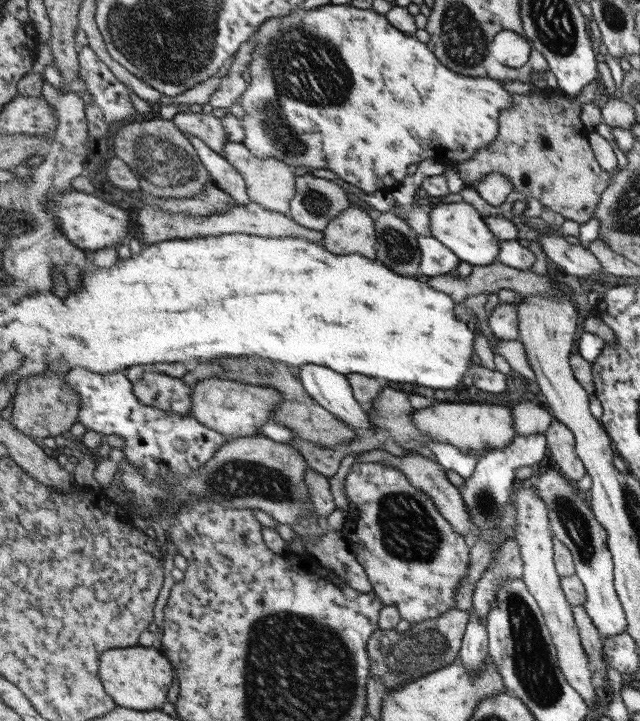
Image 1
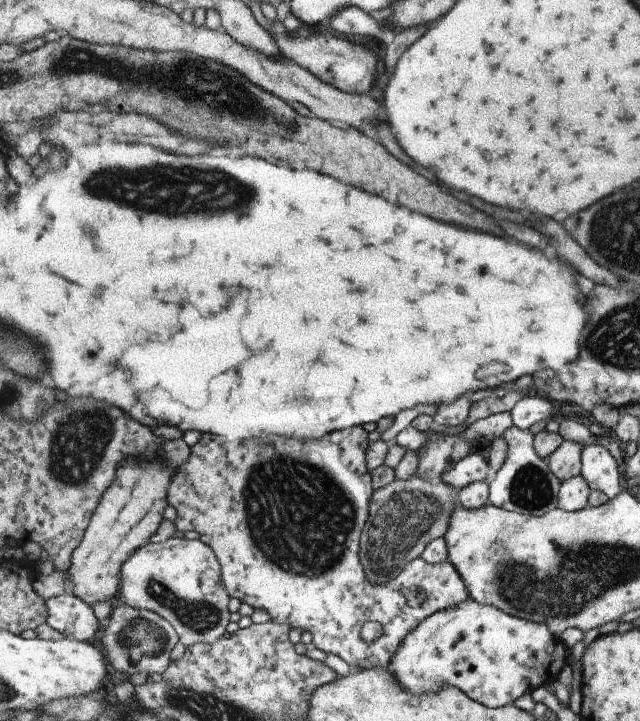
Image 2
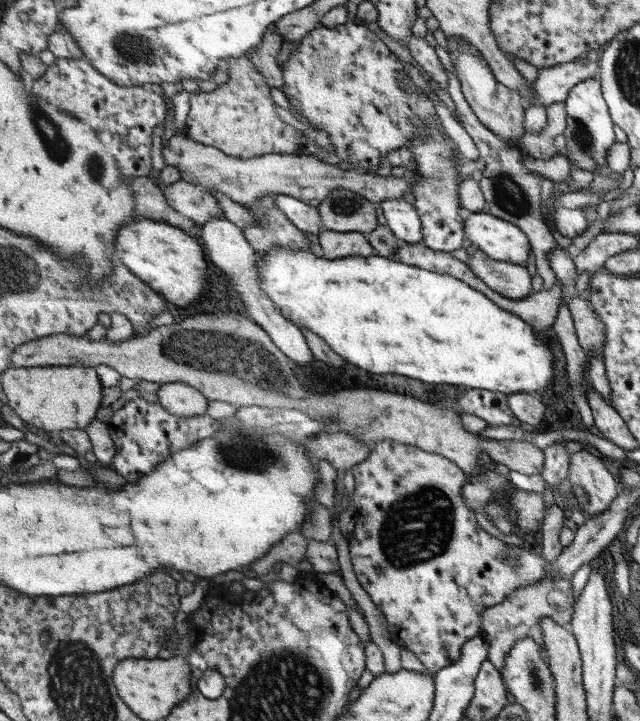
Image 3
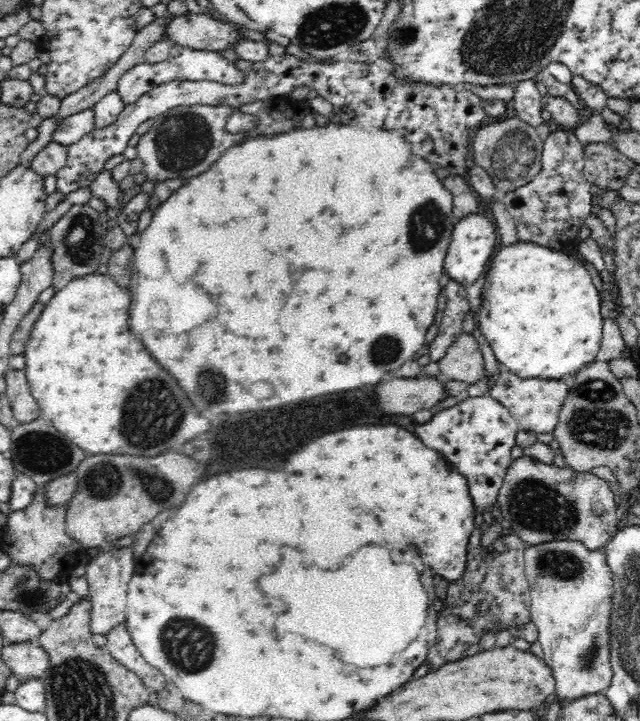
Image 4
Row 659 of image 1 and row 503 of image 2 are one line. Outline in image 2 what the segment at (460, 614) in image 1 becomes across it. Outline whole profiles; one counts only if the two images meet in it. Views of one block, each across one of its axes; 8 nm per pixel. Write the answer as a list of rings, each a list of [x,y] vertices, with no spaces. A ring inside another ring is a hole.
[[[415,476],[407,482],[395,480],[373,492],[371,516],[369,516],[369,524],[363,530],[363,542],[361,542],[361,562],[365,566],[365,572],[369,574],[369,580],[373,580],[375,584],[385,584],[387,580],[399,576],[407,564],[415,562],[417,558],[423,558],[425,548],[429,548],[429,544],[433,544],[439,538],[449,536],[449,528],[453,528],[453,516],[459,510],[459,506],[455,506],[457,496],[461,500],[461,494],[457,494],[455,490],[457,486],[445,480],[439,480],[437,484],[433,484],[429,480]]]

